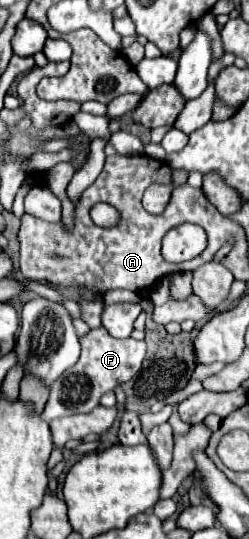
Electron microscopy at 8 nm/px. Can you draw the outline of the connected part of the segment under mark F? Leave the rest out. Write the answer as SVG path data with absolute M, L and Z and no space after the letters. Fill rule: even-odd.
M104 327L92 329L82 337L82 355L74 367L64 371L58 381L50 389L50 397L46 403L46 409L42 413L42 419L46 423L52 423L60 417L90 413L94 407L100 405L100 397L108 391L114 391L118 385L128 383L132 377L138 375L144 355L146 355L146 343L136 339L114 339L108 335Z

